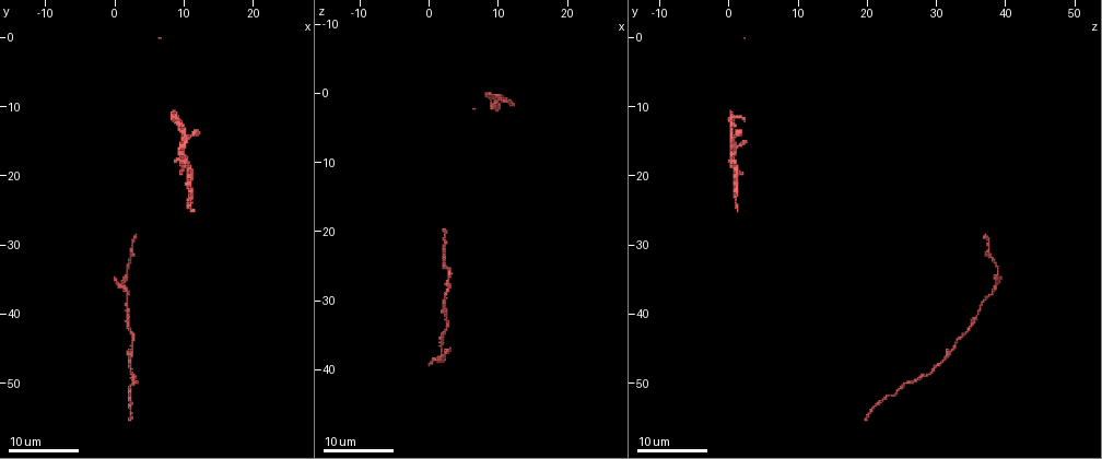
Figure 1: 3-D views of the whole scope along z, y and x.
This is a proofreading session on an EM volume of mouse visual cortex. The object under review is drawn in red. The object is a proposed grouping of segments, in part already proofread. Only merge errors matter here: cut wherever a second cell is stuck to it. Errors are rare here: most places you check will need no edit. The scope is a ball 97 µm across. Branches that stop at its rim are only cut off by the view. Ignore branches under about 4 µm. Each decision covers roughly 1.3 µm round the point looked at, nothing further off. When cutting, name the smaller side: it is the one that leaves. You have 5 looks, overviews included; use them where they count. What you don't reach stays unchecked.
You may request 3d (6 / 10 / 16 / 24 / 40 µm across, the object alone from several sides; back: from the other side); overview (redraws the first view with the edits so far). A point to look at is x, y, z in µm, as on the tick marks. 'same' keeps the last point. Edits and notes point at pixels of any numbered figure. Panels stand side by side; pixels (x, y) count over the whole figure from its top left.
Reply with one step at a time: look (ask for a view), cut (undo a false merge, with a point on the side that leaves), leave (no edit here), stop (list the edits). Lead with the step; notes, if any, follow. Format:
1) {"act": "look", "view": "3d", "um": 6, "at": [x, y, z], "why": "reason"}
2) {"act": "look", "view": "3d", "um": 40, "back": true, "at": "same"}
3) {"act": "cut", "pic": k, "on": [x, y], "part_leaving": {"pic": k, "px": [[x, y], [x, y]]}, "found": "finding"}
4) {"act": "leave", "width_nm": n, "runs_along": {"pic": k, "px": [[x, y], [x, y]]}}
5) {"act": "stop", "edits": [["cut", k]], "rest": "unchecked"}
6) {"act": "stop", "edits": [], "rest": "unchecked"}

{"act": "look", "view": "3d", "um": 24, "at": [3.0, 45.0, 32.5], "why": "sudden change in width"}

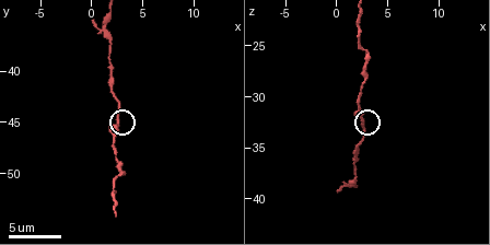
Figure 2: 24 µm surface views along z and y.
{"act": "look", "view": "3d", "um": 6, "at": "same"}

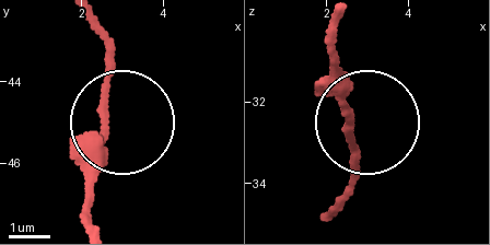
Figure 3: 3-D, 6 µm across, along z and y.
{"act": "leave", "runs_along": {"pic": 3, "px": [[338, 28], [349, 182]]}, "found": "one cell here"}

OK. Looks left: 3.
{"act": "look", "view": "3d", "um": 24, "at": [3.0, 49.0, 28.5], "why": "sudden change in width"}

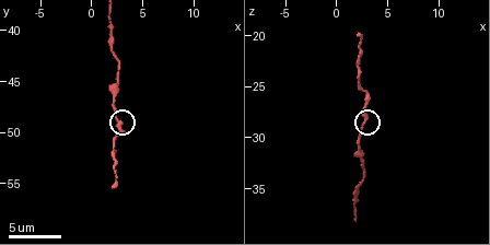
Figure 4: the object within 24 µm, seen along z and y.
{"act": "look", "view": "3d", "um": 6, "at": "same"}

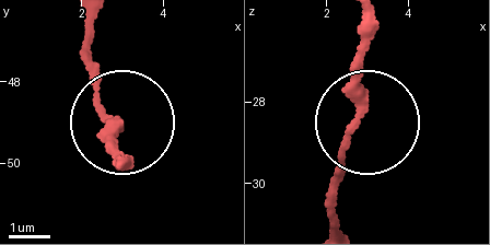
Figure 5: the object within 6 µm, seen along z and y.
{"act": "leave", "runs_along": {"pic": 5, "px": [[115, 158], [115, 123], [93, 81], [93, 33]]}, "found": "continuous, no second cell"}

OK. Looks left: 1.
{"act": "stop", "edits": [], "rest": "unchecked"}

